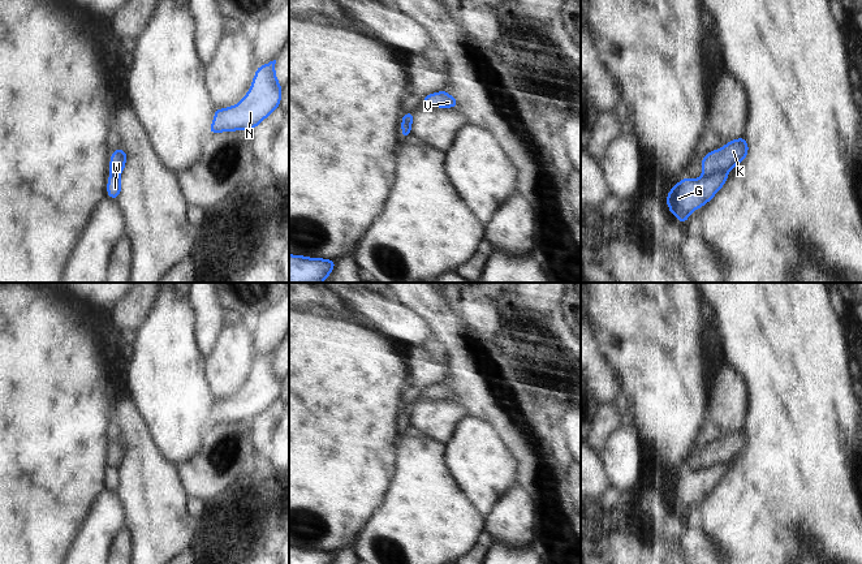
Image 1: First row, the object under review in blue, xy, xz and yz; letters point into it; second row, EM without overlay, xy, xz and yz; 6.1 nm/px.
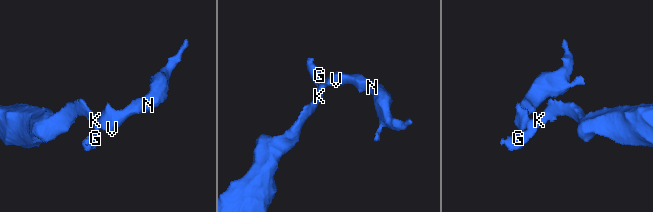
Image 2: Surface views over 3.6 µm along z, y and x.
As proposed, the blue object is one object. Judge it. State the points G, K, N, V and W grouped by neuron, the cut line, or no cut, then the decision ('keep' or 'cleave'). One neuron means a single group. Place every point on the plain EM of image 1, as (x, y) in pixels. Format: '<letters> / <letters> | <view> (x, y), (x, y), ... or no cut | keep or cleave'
G W / K N V | yz (727, 464), (702, 468) | cleave

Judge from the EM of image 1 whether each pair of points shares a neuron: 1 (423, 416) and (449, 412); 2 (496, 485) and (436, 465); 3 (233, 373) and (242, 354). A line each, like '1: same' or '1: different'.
1: same
2: different
3: same

